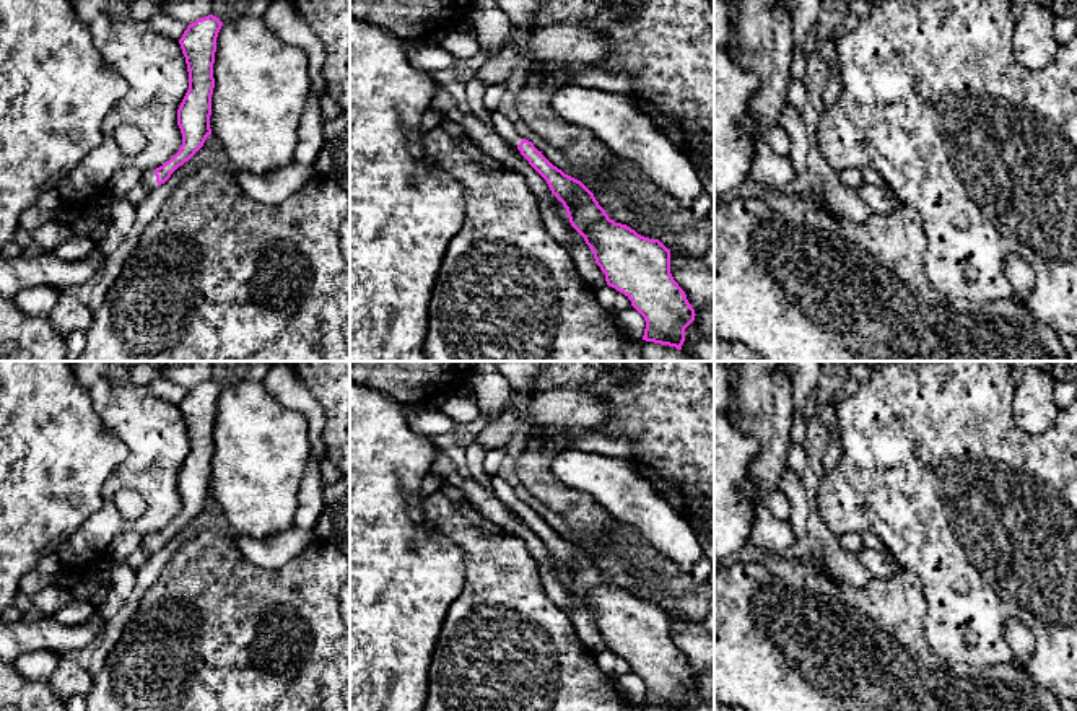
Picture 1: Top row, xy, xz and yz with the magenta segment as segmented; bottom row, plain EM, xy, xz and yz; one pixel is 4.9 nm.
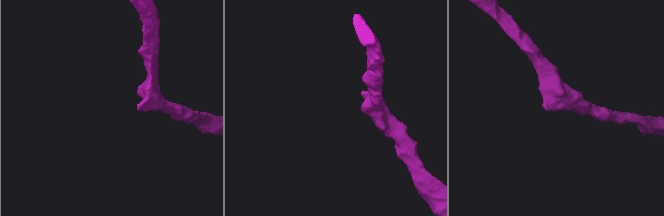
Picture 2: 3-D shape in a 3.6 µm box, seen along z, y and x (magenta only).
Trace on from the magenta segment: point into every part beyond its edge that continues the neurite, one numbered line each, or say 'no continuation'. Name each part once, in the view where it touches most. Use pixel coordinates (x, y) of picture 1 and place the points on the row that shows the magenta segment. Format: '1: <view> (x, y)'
1: xy (148, 179)

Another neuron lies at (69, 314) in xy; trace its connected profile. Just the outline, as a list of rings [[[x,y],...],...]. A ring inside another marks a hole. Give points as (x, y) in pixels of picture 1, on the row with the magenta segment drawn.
[[[60,290],[59,301],[49,319],[54,329],[67,337],[73,330],[88,330],[93,322],[93,312],[67,290]]]

